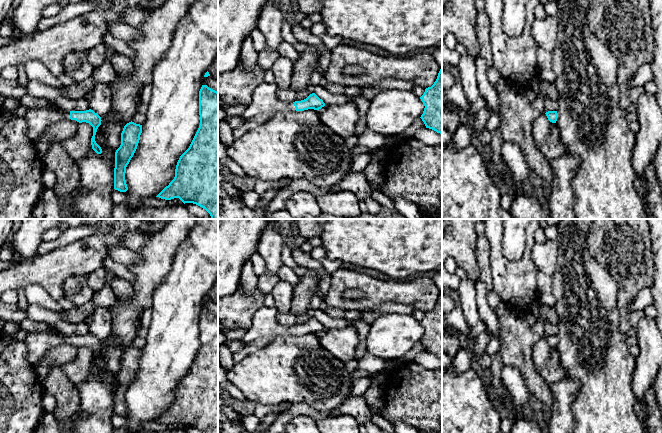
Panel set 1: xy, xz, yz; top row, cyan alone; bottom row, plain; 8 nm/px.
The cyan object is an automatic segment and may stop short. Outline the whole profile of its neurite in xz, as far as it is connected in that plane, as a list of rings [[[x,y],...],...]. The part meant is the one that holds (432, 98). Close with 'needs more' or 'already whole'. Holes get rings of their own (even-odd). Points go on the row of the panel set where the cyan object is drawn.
[[[442,69],[434,84],[425,89],[420,99],[425,106],[420,118],[426,128],[442,134]]] | already whole

